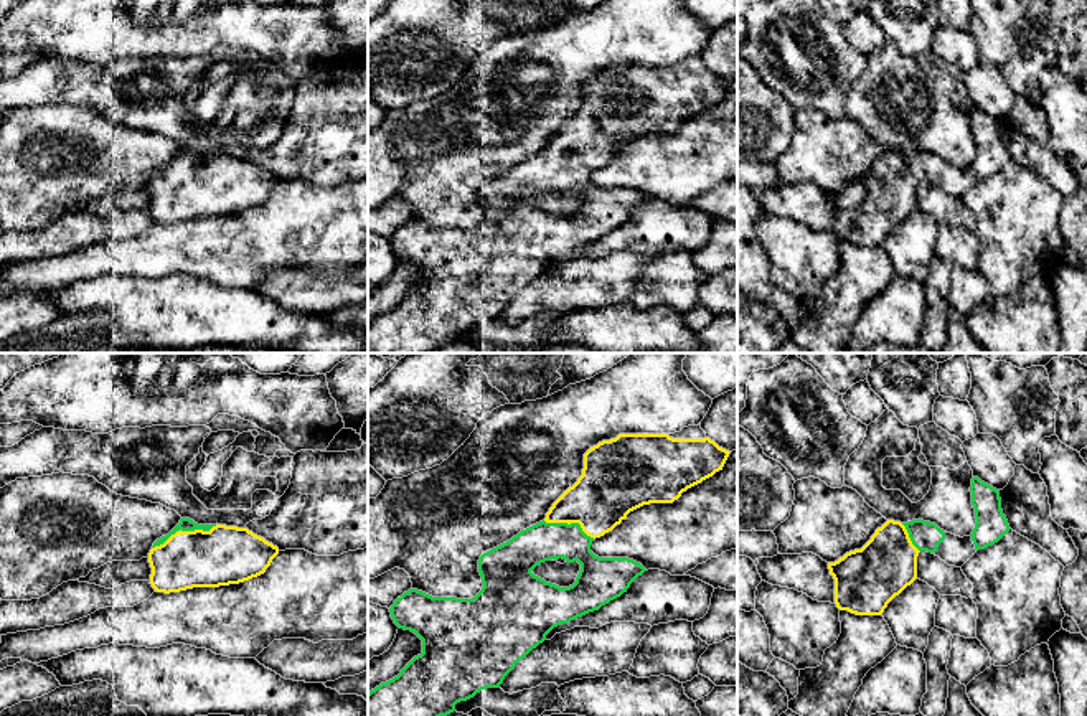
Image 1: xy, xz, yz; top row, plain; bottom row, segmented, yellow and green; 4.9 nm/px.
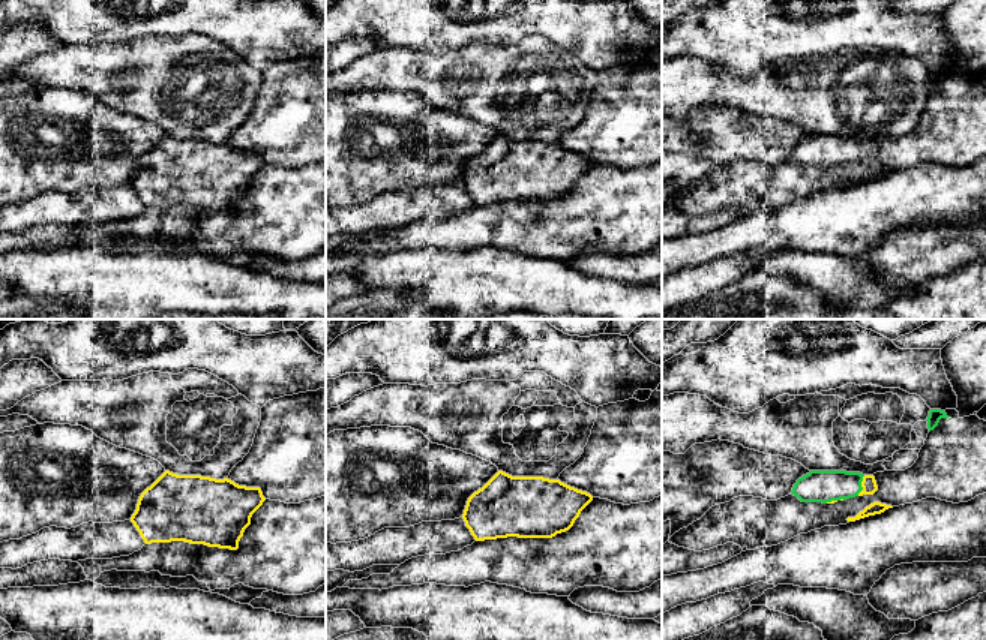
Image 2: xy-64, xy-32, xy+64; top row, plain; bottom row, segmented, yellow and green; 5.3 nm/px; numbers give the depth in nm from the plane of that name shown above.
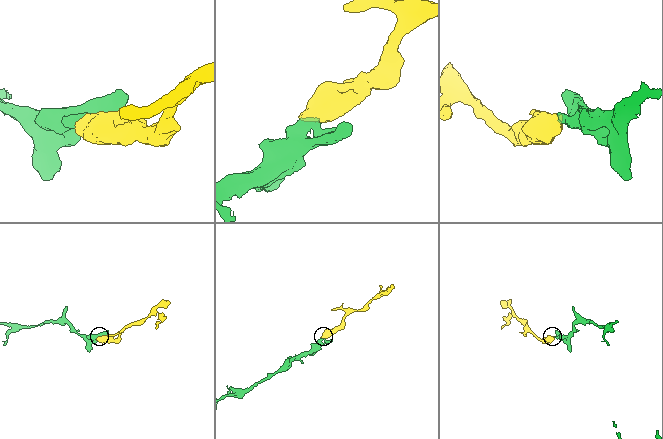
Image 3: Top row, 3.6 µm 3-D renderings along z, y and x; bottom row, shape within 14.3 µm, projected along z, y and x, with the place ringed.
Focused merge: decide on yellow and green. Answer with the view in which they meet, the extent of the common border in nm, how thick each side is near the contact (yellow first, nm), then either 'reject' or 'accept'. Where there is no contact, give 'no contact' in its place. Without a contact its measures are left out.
xy | 340 nm | 280/60 nm | accept

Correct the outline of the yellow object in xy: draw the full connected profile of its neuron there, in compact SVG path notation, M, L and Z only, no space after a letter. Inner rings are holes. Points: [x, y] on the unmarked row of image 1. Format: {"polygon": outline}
{"polygon": "M181 148L148 183L150 214L165 224L239 214L264 205L277 185L277 177L247 158Z"}

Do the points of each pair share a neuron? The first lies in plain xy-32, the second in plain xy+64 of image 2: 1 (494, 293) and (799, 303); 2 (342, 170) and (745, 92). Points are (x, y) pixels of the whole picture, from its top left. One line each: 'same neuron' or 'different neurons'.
1: different neurons
2: different neurons

